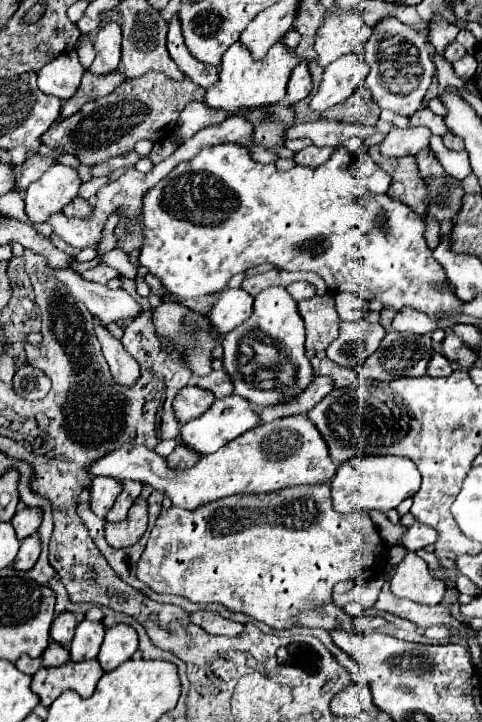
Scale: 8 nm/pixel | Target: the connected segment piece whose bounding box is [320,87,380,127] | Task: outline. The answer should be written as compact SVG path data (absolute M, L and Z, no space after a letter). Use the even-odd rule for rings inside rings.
M358 87L344 103L326 109L320 117L322 119L330 119L330 121L350 121L362 127L372 127L378 121L380 115L380 107L372 101L370 91L366 87Z

